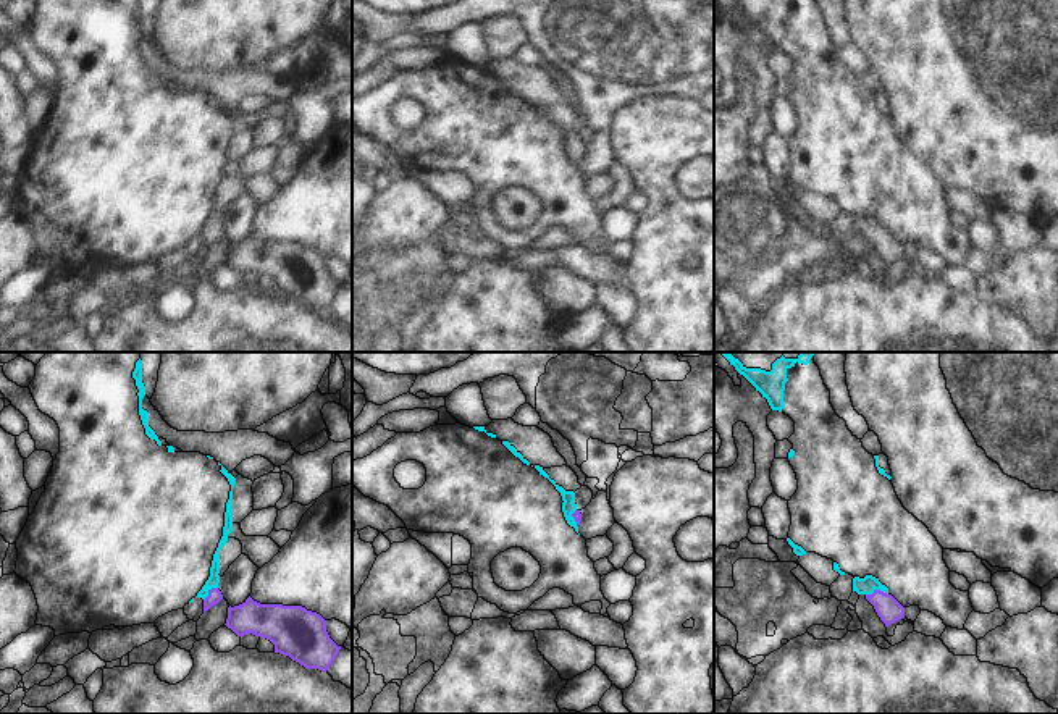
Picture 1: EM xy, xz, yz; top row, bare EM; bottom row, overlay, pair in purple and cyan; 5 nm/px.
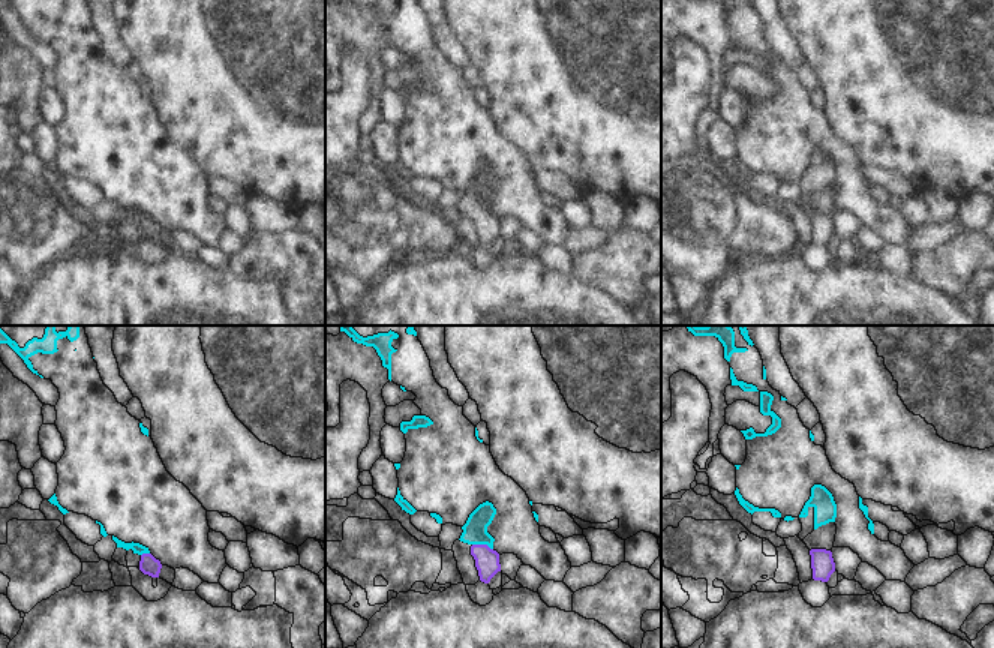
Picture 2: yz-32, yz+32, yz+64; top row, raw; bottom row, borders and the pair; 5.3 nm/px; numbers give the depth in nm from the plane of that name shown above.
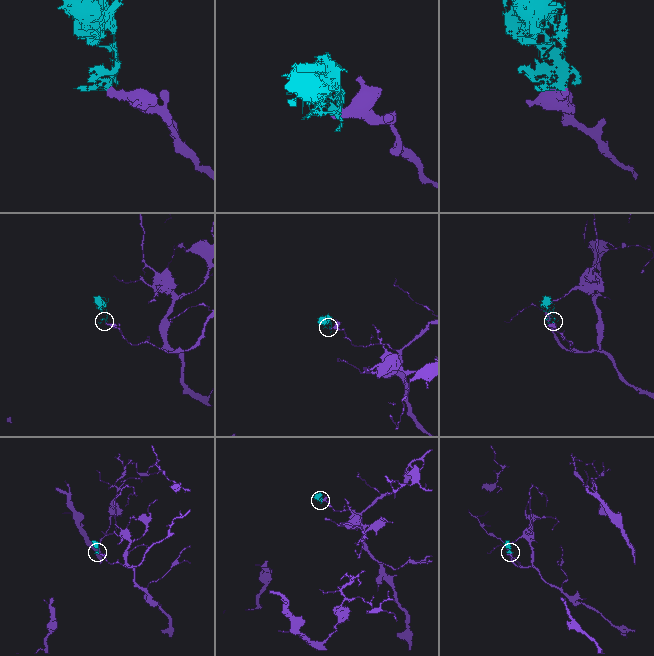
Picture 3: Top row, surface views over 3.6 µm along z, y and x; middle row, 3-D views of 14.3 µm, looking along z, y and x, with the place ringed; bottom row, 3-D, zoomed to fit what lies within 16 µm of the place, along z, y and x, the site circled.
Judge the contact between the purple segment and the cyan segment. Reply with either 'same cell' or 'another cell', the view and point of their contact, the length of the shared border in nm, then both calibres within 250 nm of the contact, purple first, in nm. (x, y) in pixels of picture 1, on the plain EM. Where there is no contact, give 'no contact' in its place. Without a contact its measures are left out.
another cell | yz (877, 228) | 110 nm | 120/90 nm

